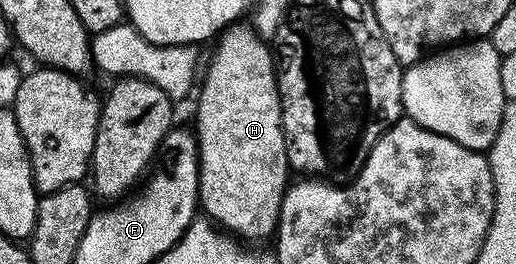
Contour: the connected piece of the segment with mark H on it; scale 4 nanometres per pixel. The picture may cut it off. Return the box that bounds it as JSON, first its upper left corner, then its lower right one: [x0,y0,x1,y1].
[197,22,292,242]

